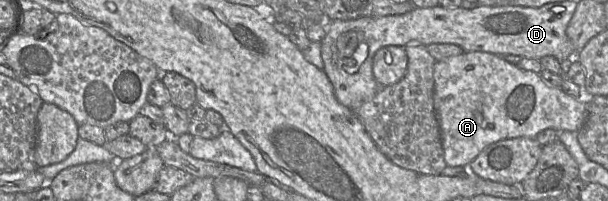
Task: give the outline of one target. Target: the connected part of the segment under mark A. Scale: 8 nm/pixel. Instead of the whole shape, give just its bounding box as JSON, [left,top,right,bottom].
[434,52,587,167]

